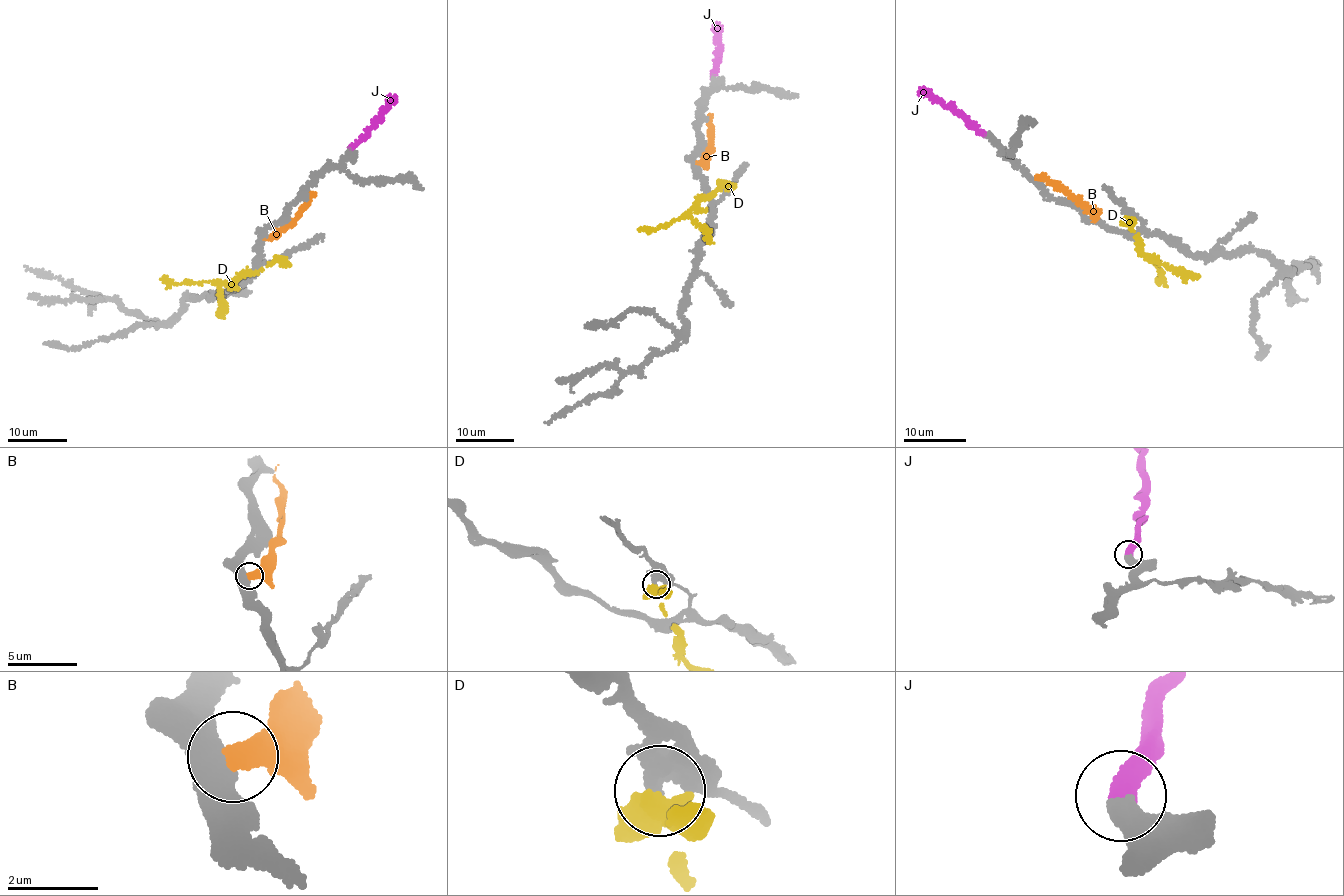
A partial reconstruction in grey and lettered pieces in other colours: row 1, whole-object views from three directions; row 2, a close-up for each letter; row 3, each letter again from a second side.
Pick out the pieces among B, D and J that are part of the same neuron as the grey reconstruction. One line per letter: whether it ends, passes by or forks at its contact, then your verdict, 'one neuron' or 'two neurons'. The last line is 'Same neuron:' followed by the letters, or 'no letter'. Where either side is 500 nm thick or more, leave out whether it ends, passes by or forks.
B: it ends there; two neurons
D: two neurons
J: it ends there; one neuron
Same neuron: J

